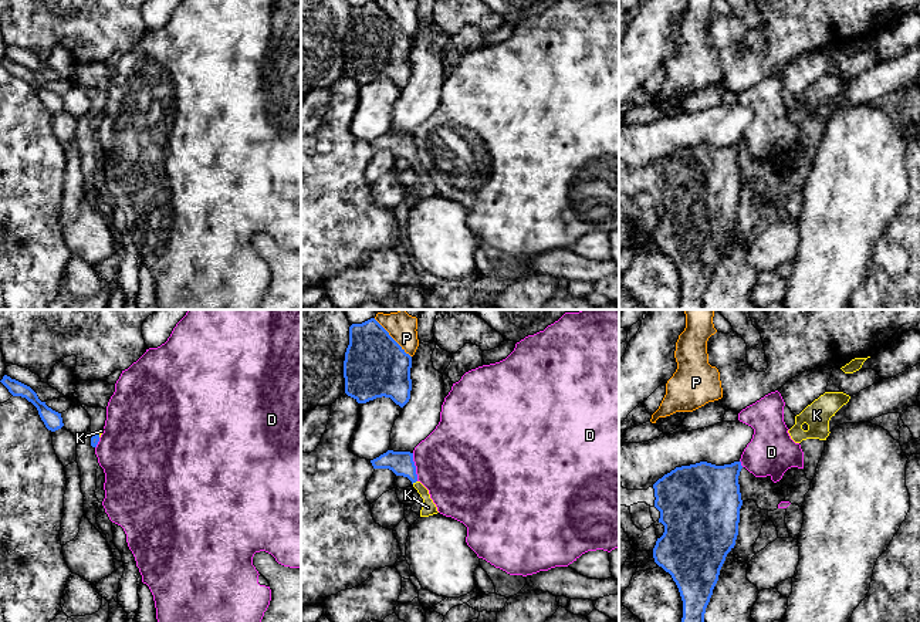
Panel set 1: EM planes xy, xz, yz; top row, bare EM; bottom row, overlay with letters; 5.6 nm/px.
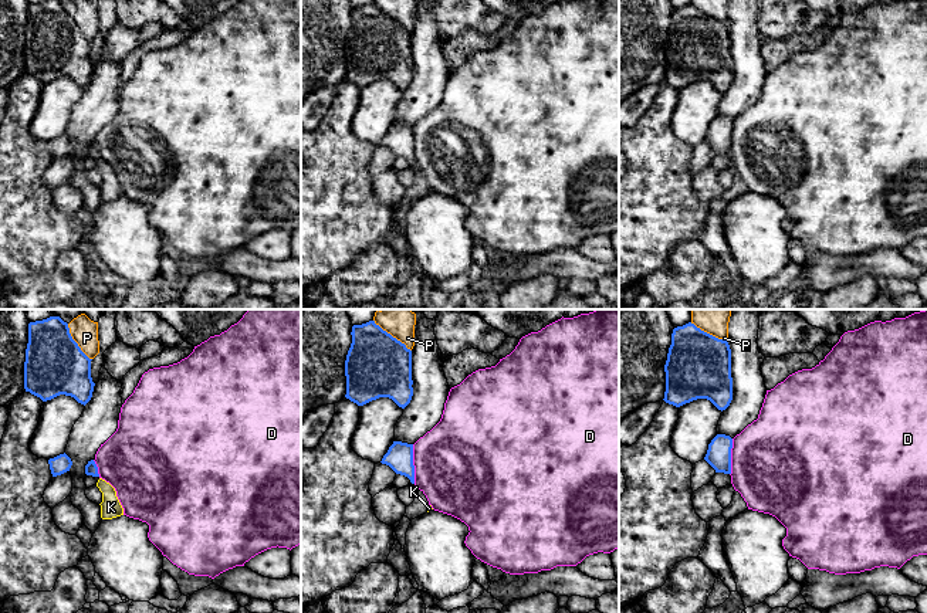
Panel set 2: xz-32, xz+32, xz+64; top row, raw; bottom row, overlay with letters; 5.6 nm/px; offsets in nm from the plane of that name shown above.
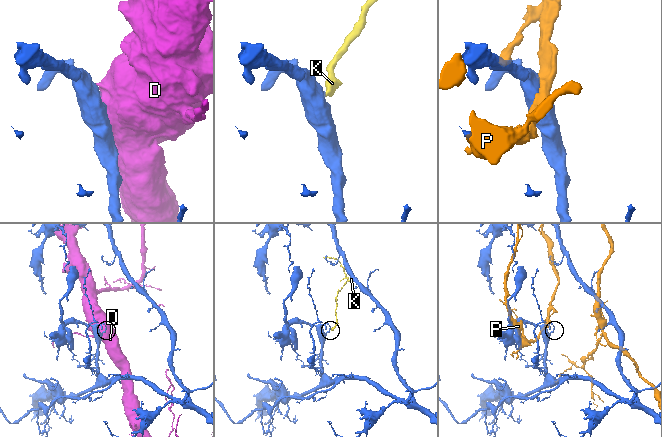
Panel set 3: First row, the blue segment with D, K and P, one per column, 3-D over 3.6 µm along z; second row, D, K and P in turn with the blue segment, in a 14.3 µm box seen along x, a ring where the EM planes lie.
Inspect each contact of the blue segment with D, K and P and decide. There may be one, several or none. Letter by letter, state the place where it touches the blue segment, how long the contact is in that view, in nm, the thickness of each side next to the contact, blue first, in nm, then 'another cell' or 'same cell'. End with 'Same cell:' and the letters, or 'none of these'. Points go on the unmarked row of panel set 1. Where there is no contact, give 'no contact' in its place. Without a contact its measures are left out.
D: contact xz (415, 149); length 160 nm; calibres 140 and 460 nm; another cell
K: contact xz (413, 164); length 40 nm; calibres 140 and 80 nm; same cell
P: contact xz (392, 20); length 300 nm; calibres 360 and 140 nm; another cell
Same cell: K

